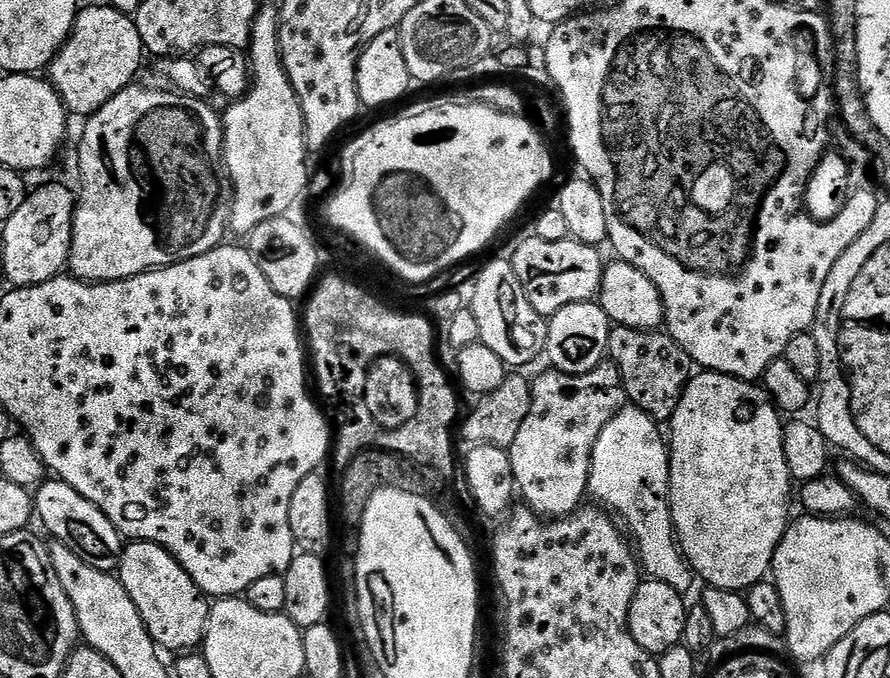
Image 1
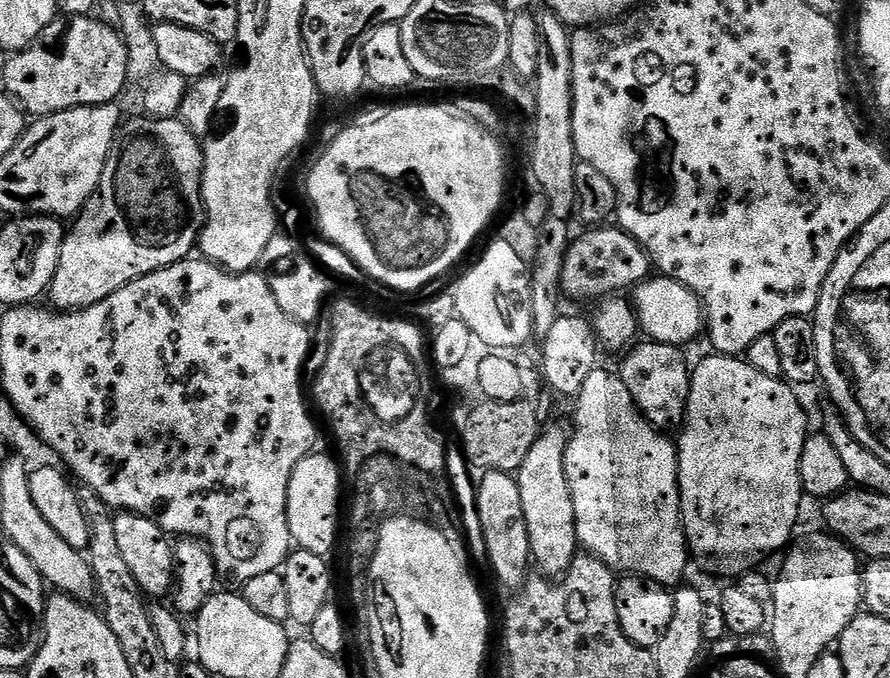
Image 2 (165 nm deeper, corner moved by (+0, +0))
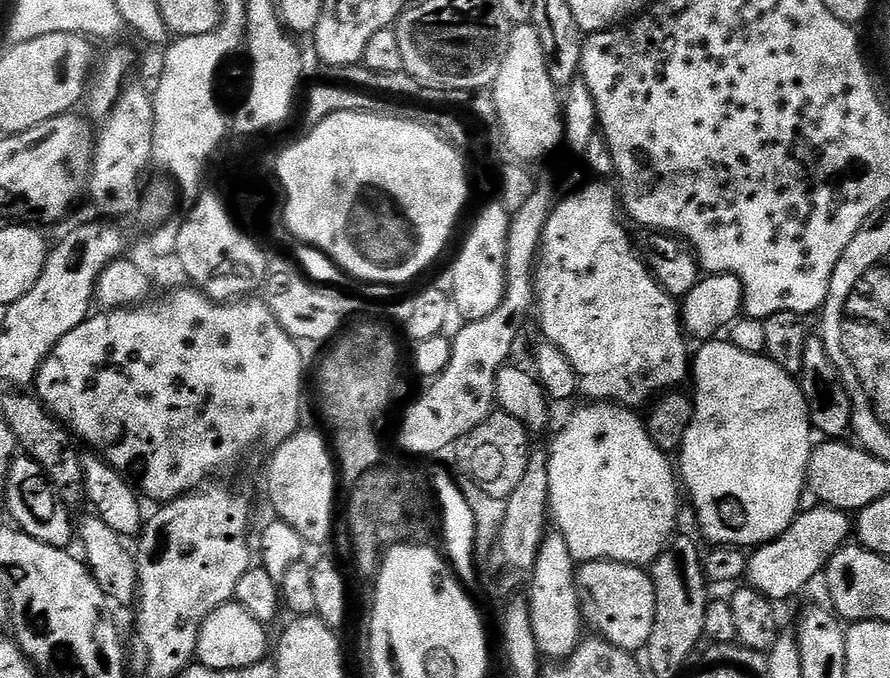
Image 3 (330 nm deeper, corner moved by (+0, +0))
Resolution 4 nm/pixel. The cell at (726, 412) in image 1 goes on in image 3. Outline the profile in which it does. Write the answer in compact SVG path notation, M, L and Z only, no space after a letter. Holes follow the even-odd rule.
M713 338L701 343L700 348L695 349L694 363L690 368L690 384L696 387L696 392L691 393L692 398L692 421L684 435L684 441L680 443L678 453L678 476L682 481L683 491L692 499L692 508L696 511L696 520L700 523L702 531L708 535L708 540L712 546L727 546L743 550L755 550L762 544L767 544L769 540L777 540L778 537L791 526L798 513L801 511L800 495L806 492L806 481L808 479L808 463L812 457L814 447L814 429L810 410L806 406L804 391L800 389L799 379L795 375L782 370L782 367L771 360L768 355L759 356L758 354L746 354L738 350L727 339Z

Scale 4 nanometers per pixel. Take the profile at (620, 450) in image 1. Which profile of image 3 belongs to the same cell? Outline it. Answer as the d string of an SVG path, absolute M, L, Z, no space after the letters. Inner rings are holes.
M588 402L585 405L565 422L564 429L553 438L547 449L548 510L555 531L566 538L566 546L577 565L613 560L619 564L650 566L663 554L677 531L682 492L673 461L671 464L668 461L671 459L654 446L647 423L641 417L639 420L633 409L611 402Z

